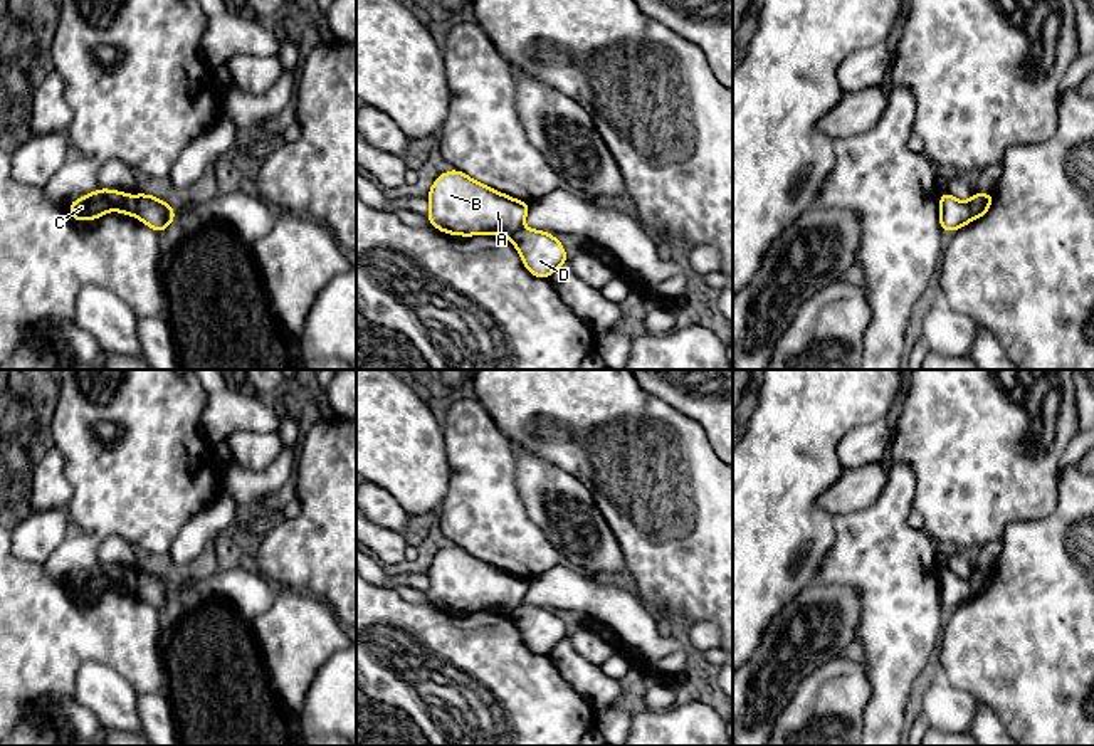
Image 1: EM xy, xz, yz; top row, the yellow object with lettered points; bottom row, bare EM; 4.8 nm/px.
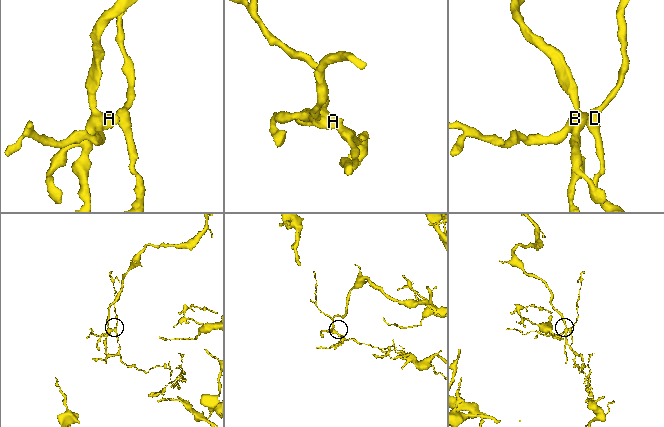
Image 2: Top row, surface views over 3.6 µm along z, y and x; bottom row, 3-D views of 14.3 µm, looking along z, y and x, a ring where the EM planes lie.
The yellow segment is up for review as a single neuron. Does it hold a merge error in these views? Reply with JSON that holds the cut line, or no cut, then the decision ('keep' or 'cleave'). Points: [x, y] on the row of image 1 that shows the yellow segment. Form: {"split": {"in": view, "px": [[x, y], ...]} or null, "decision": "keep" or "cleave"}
{"split": {"in": "xy", "px": [[135, 197], [136, 215]]}, "decision": "cleave"}

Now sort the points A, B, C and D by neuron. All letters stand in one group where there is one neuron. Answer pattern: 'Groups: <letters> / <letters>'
Groups: A B C / D

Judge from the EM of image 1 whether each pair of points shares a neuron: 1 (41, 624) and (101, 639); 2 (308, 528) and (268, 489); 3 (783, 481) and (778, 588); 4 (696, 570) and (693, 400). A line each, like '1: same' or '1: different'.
1: same
2: different
3: same
4: different

